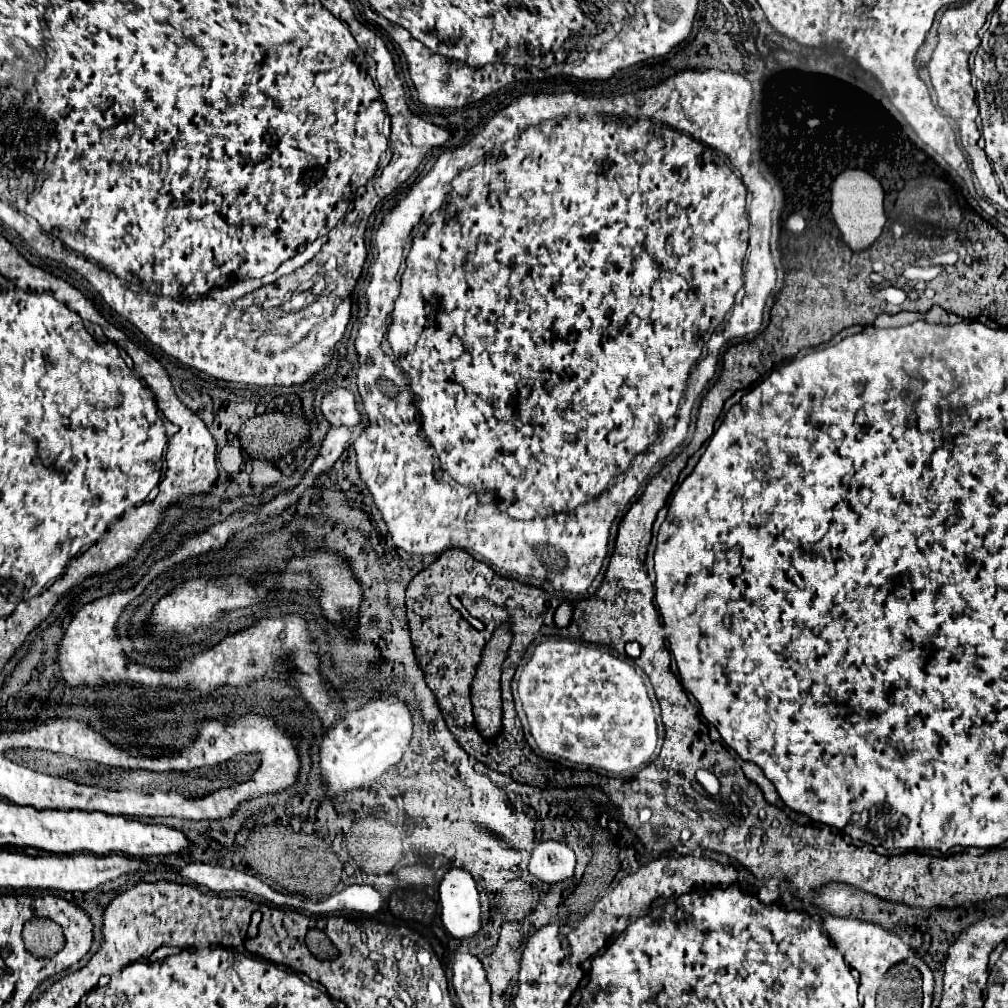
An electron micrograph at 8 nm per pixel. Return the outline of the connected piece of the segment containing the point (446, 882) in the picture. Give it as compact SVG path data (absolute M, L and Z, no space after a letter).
M451 869L439 883L443 927L455 939L473 937L481 929L479 891L473 877L463 869Z

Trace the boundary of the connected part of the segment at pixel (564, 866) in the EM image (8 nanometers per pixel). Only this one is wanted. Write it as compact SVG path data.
M545 841L533 849L529 873L535 875L539 881L551 885L563 883L573 877L573 869L575 869L575 853L565 843Z

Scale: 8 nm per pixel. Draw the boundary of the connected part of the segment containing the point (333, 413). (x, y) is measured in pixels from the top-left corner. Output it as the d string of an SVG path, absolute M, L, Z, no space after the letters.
M335 389L333 393L325 395L321 411L333 427L355 427L361 423L361 415L355 407L355 397L347 389Z

